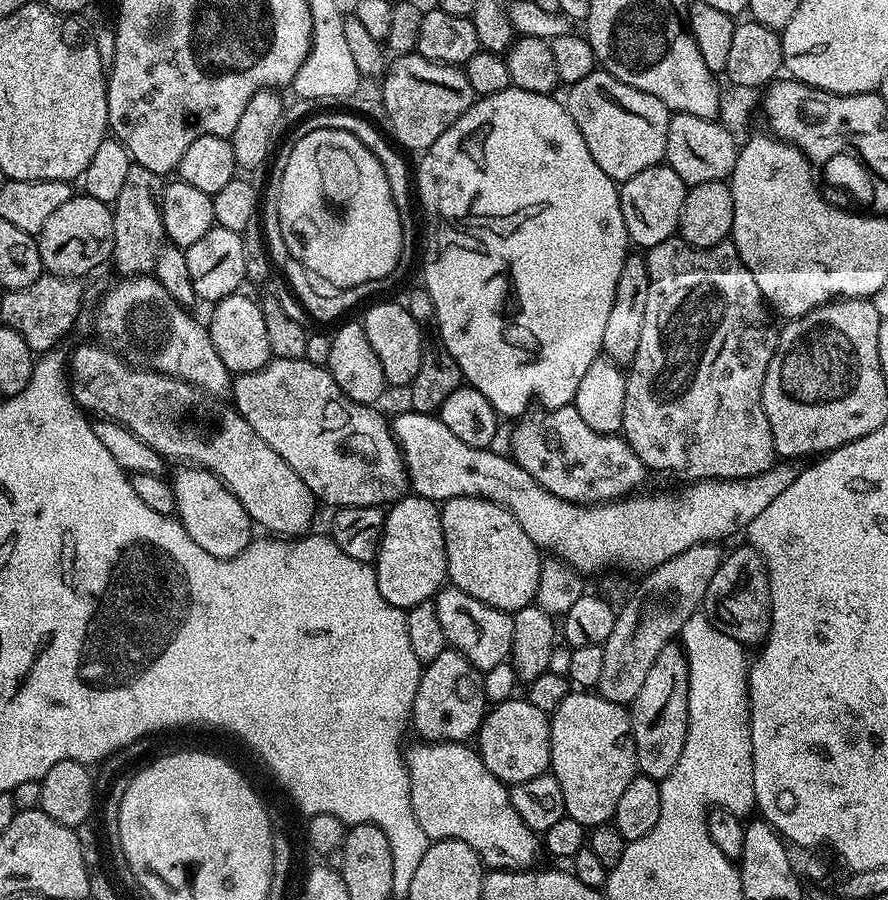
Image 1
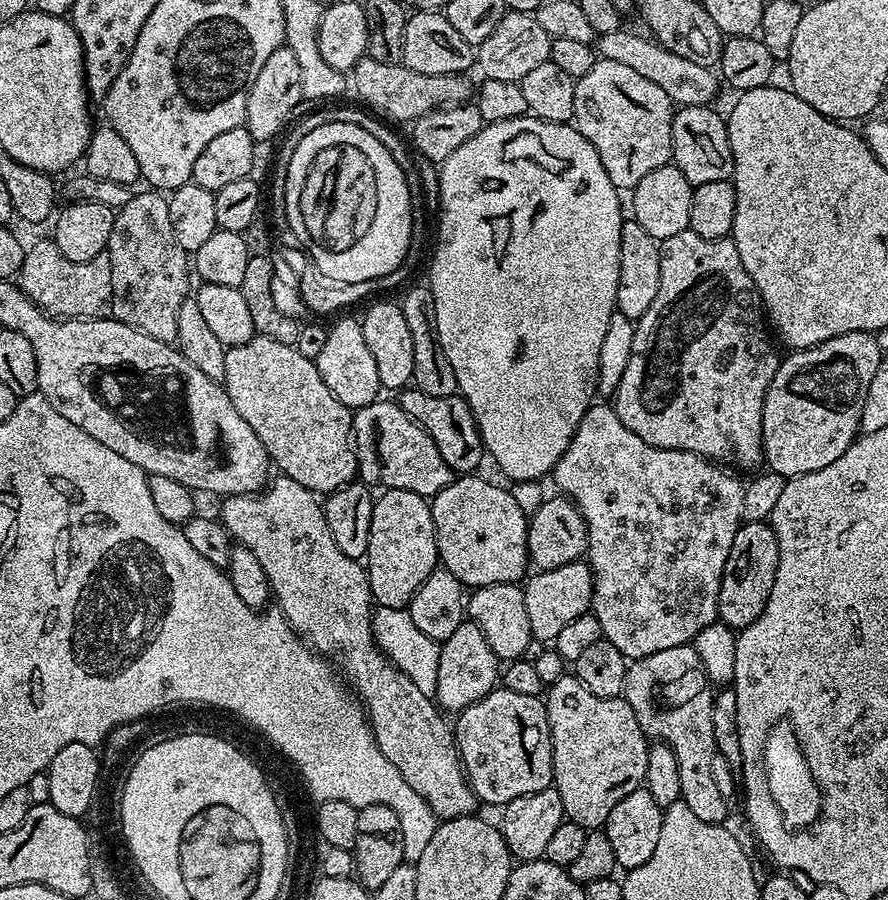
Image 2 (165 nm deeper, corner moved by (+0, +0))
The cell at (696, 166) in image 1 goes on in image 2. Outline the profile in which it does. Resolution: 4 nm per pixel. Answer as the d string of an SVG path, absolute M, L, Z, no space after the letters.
M686 105L677 107L672 113L672 158L682 174L695 186L702 182L722 182L732 180L734 154L730 150L728 125L725 117L715 107Z

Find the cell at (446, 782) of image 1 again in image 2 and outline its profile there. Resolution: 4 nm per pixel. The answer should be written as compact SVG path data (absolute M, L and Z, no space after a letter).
M276 474L260 491L230 496L221 504L220 523L231 539L239 547L251 550L262 570L266 570L272 596L280 603L280 615L315 651L333 661L340 660L339 667L342 672L344 667L343 675L351 691L366 709L378 750L398 766L414 791L426 798L437 818L453 820L473 815L478 801L460 763L453 725L444 721L445 713L435 699L418 690L372 639L374 601L368 569L361 561L346 558L334 546L334 534L326 526L324 506L317 493L298 486L294 478Z

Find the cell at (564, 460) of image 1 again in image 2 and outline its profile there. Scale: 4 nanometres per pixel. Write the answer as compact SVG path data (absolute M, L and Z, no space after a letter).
M593 402L586 410L570 446L558 458L550 473L550 480L556 483L555 491L568 497L577 510L584 515L588 527L587 563L592 570L592 615L598 618L598 626L602 626L602 637L614 642L618 650L627 660L641 660L650 654L658 654L658 650L670 650L670 646L692 644L696 636L706 626L718 620L718 590L722 586L722 574L726 570L726 558L730 558L730 546L734 546L734 534L740 529L744 520L742 494L744 484L736 476L731 476L727 467L719 463L705 460L703 456L686 450L662 450L658 446L650 446L650 442L642 442L634 430L626 430L622 426L622 418L618 418L615 407L608 402Z

